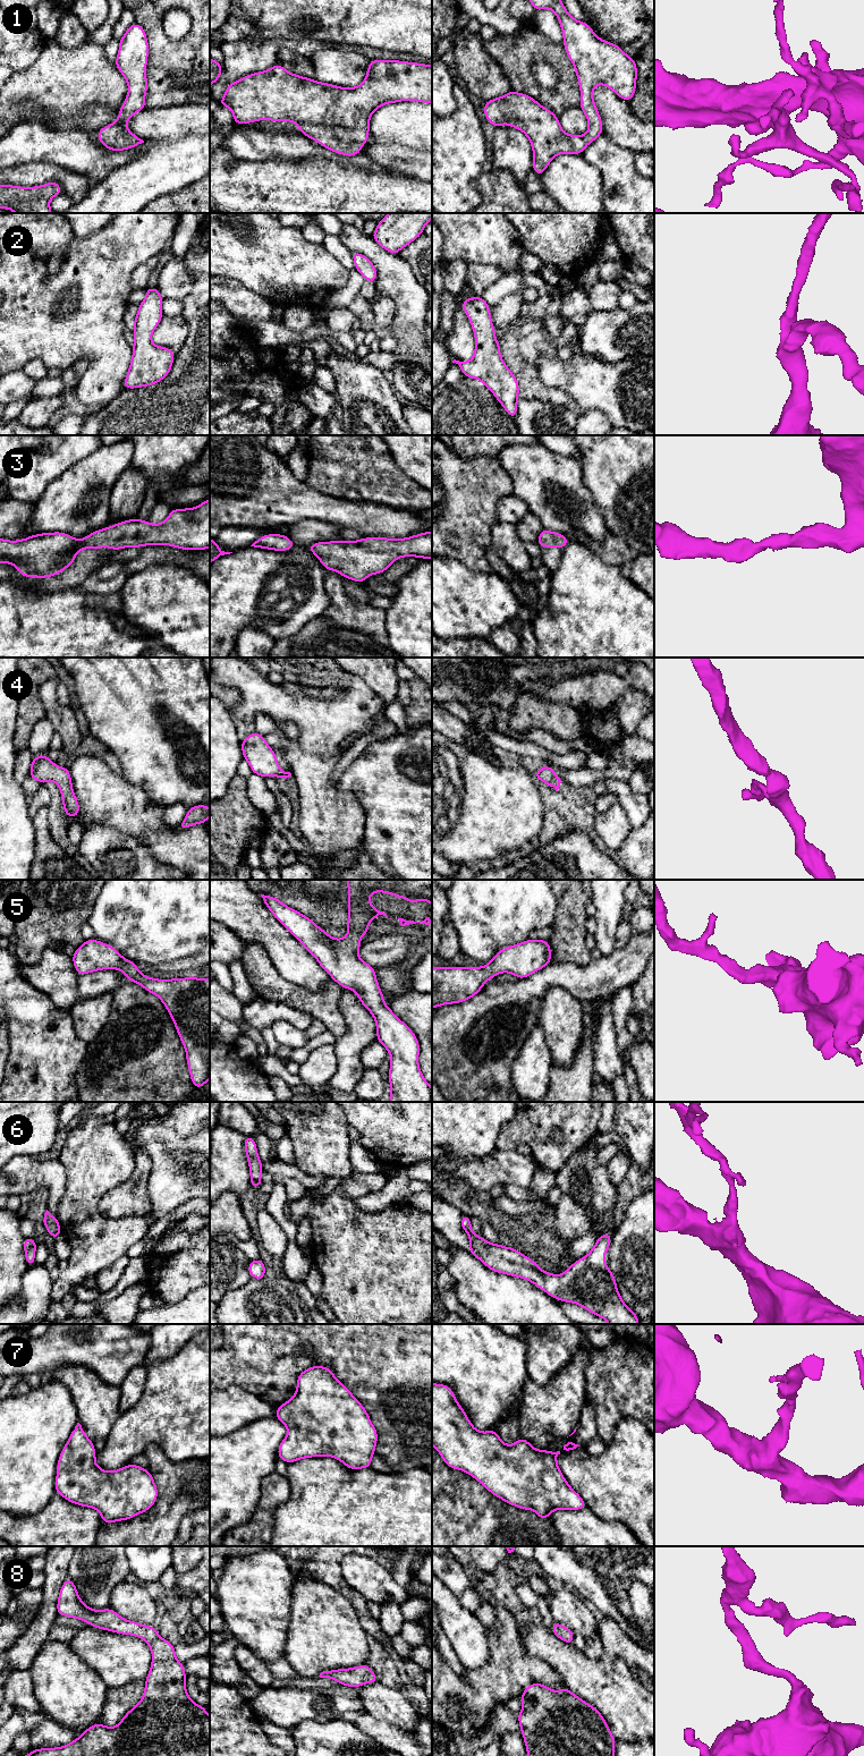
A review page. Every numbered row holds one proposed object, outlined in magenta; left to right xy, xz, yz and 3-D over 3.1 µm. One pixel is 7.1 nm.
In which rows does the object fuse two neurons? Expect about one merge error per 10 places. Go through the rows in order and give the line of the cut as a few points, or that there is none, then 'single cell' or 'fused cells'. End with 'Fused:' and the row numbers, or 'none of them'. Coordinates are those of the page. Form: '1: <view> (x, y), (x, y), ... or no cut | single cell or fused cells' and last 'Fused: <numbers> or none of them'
1: no cut | single cell
2: no cut | single cell
3: no cut | single cell
4: no cut | single cell
5: no cut | single cell
6: no cut | single cell
7: no cut | single cell
8: no cut | single cell
Fused: none of them

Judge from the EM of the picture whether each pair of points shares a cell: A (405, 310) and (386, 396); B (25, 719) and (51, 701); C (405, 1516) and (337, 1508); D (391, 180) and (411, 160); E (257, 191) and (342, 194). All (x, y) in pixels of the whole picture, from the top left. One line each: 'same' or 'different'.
A: different
B: different
C: same
D: different
E: same

